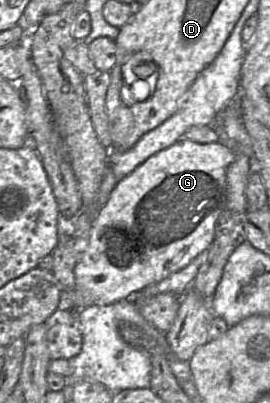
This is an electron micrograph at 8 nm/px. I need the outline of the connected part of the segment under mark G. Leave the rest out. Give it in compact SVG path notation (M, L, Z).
M181 138L174 145L149 157L119 181L108 201L93 218L86 250L75 266L74 288L62 291L58 309L79 311L133 297L185 268L206 251L214 240L217 221L226 204L226 173L235 156L235 152L220 142L200 144Z

